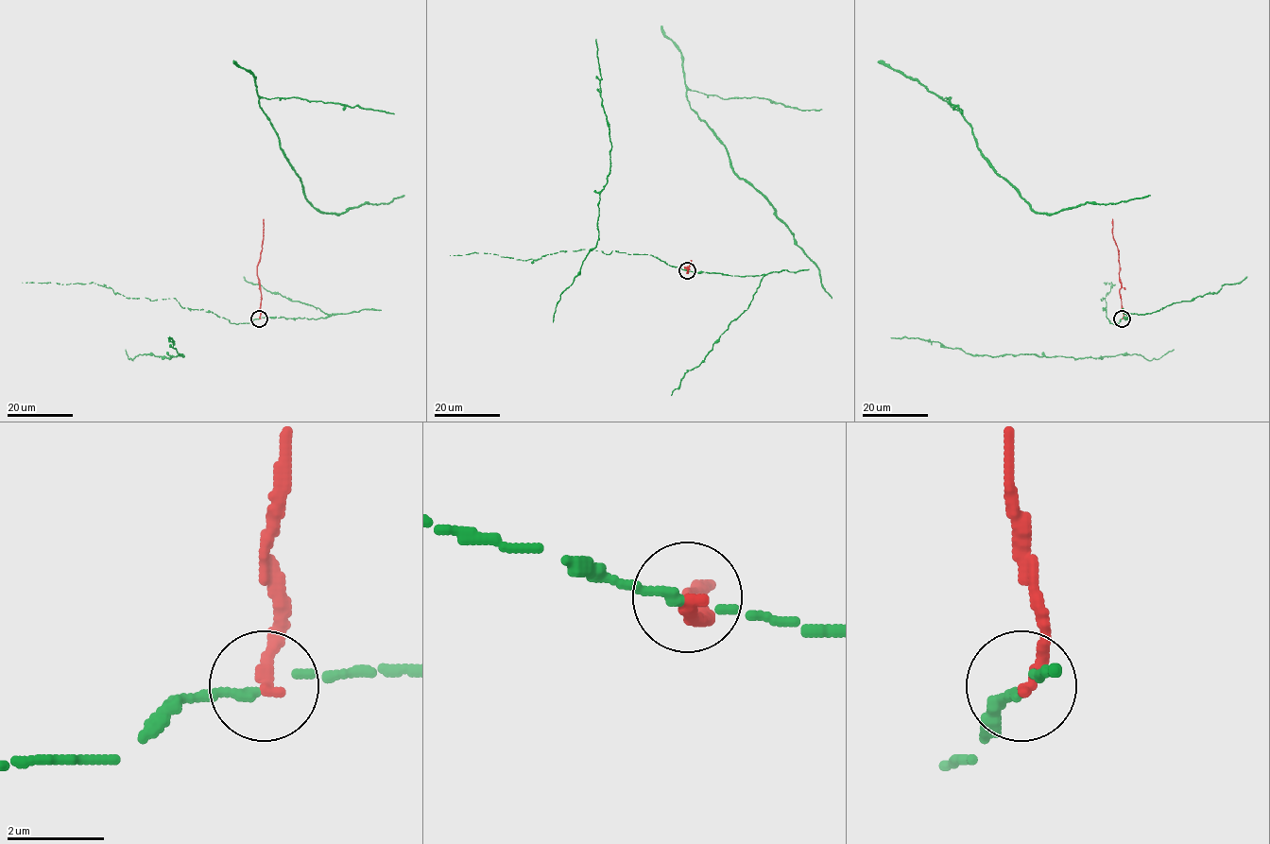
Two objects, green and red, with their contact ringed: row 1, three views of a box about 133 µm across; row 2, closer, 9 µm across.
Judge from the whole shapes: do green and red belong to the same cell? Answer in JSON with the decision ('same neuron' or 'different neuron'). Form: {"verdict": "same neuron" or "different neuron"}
{"verdict": "different neuron"}

